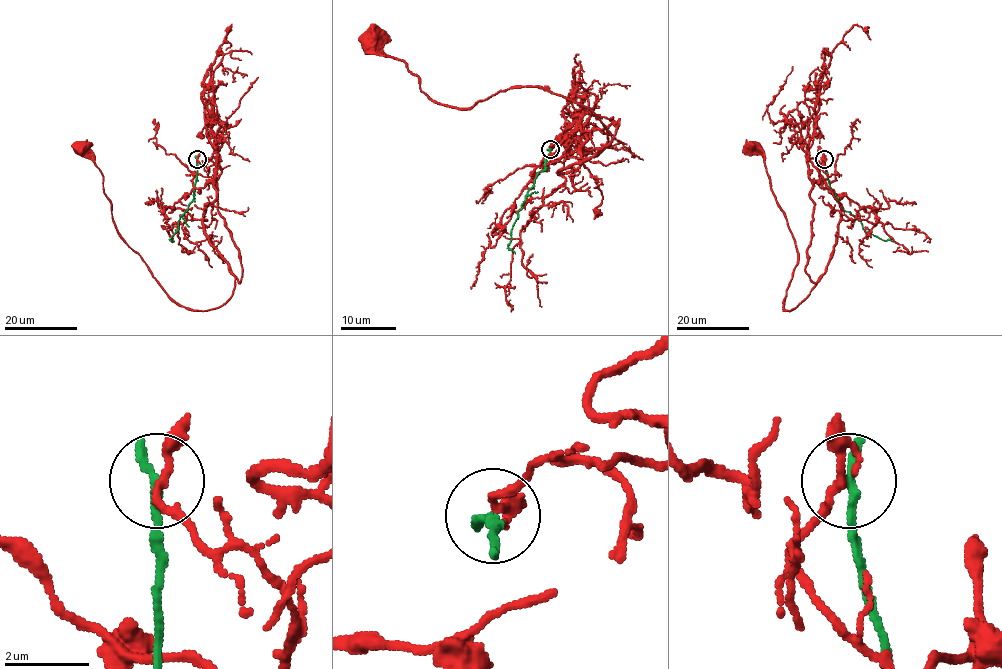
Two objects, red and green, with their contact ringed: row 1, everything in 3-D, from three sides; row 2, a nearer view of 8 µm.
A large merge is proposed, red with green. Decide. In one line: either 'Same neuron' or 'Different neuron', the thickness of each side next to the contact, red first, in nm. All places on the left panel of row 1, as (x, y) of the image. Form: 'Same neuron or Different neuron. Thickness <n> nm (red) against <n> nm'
Different neuron. Thickness 150 nm (red) against 280 nm

